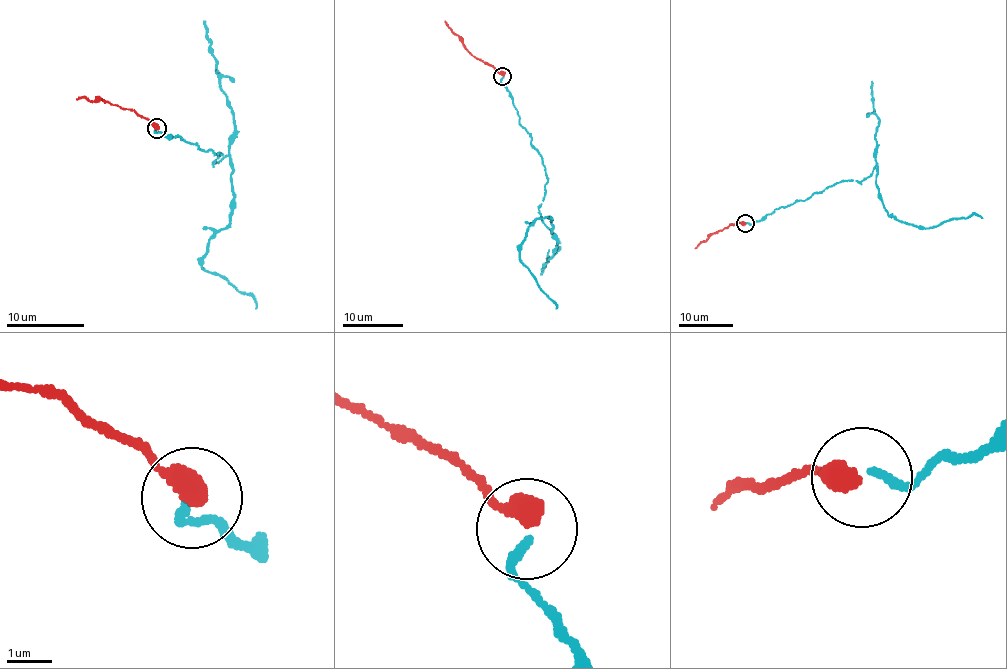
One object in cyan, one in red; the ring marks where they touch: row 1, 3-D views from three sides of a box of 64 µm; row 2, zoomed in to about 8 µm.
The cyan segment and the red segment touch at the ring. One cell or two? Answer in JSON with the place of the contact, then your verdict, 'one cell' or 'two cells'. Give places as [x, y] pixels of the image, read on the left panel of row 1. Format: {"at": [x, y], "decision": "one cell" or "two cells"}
{"at": [156, 128], "decision": "one cell"}

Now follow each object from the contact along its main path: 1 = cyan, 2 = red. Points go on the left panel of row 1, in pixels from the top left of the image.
1: (157, 127), (156, 133), (222, 155), (213, 163), (228, 156), (233, 208), (201, 263), (255, 308)
2: (157, 129), (134, 112), (100, 97), (92, 101), (83, 97), (77, 99)

